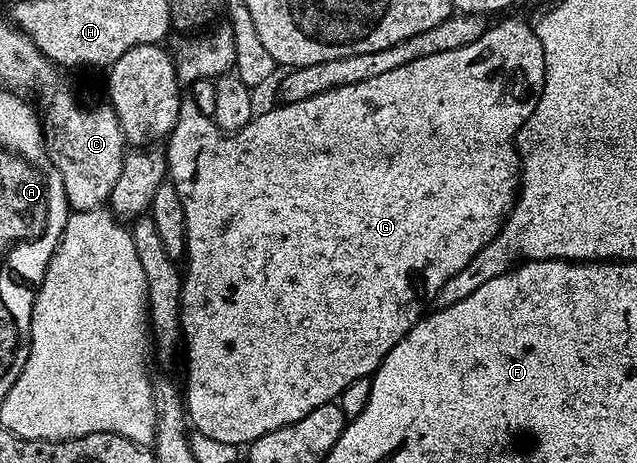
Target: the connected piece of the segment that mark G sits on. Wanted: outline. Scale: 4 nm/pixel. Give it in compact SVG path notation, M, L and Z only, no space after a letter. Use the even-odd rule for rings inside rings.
M509 17L506 21L499 22L498 25L490 24L484 35L475 39L475 43L467 43L455 51L439 51L435 55L427 55L423 59L403 63L403 67L395 67L395 71L386 71L384 75L375 75L375 79L363 79L363 83L335 87L331 91L323 91L311 99L303 99L299 103L282 104L281 109L269 109L266 113L258 112L253 121L247 123L247 127L243 127L243 131L232 135L223 135L212 117L203 115L192 99L182 100L181 114L167 138L167 146L169 145L167 158L168 180L175 187L175 191L179 191L179 199L183 199L185 226L187 227L187 239L185 240L187 260L184 262L186 265L183 265L181 283L181 335L183 338L183 357L185 353L186 359L189 360L185 365L183 400L192 428L194 430L197 428L203 436L210 437L211 440L218 441L221 445L242 445L245 447L271 431L279 431L279 427L299 423L299 419L311 415L311 411L315 411L319 407L334 404L340 398L342 391L351 387L351 383L355 383L355 379L372 377L377 372L377 368L385 362L385 357L391 351L391 347L395 347L395 343L399 343L399 339L403 339L403 335L407 335L407 331L411 331L411 327L415 327L415 323L425 316L427 310L434 304L443 283L447 283L447 279L451 279L451 275L459 275L459 271L463 271L463 267L467 267L467 263L471 263L471 259L475 259L475 255L479 255L479 251L483 251L483 247L487 247L487 243L491 243L491 239L495 239L495 235L501 229L501 224L505 222L509 212L512 211L521 188L521 162L523 160L522 154L519 152L518 142L516 145L513 140L516 139L517 132L519 132L519 137L523 126L535 111L544 86L543 43L539 43L536 28L532 24L528 25L527 22L520 21L517 17Z

